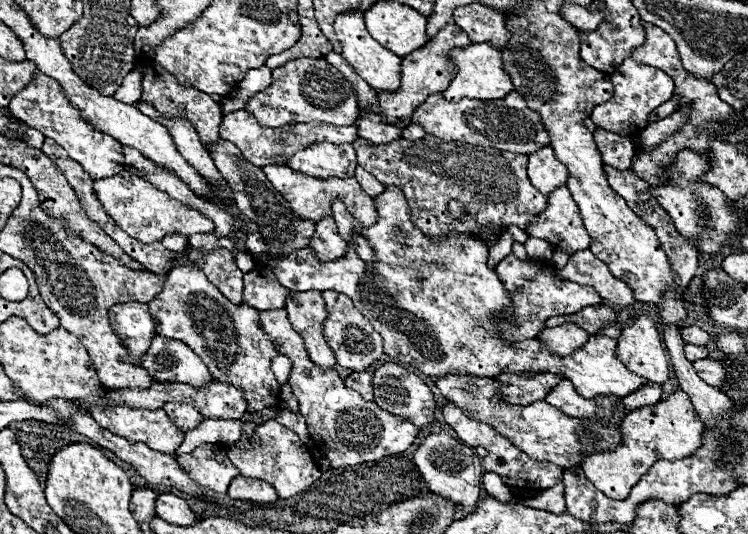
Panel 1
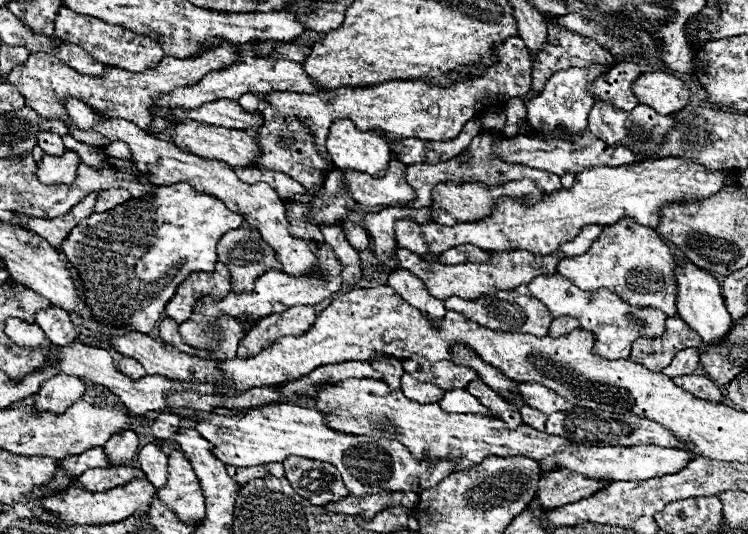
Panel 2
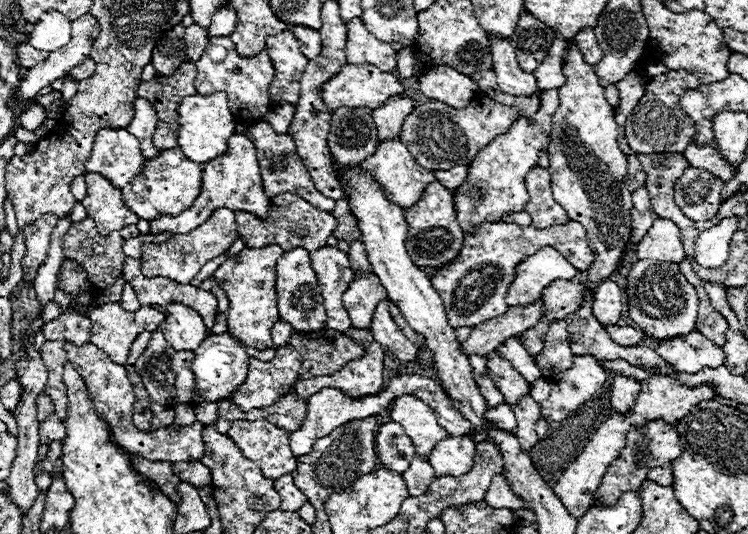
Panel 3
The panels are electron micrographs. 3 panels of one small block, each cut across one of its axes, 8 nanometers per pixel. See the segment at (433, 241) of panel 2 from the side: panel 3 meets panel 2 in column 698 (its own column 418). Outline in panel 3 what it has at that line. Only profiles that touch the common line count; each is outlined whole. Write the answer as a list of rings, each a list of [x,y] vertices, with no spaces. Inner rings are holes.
[[[384,140],[378,144],[376,152],[372,156],[368,156],[362,164],[360,164],[378,184],[382,184],[386,188],[386,198],[402,208],[412,206],[416,200],[420,200],[424,186],[434,182],[434,172],[432,170],[424,170],[422,166],[416,164],[416,160],[412,158],[412,154],[408,152],[408,148],[400,142],[400,140]]]

